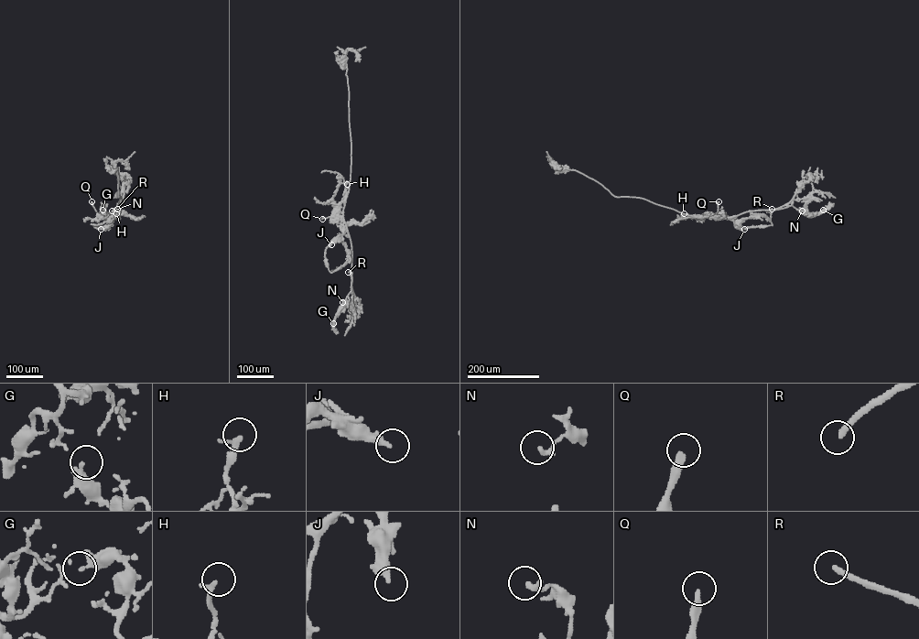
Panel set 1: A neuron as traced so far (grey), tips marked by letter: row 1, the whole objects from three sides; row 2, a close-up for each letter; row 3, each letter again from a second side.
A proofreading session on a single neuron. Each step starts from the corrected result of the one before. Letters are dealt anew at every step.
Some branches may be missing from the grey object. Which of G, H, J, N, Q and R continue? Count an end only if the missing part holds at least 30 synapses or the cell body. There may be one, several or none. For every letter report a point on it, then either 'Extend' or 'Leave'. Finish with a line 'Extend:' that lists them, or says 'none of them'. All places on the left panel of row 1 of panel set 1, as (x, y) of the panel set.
G: Place: (102, 210). Leave
H: Place: (116, 213). Leave
J: Place: (101, 229). Leave
N: Place: (112, 211). Leave
Q: Place: (91, 201). Extend
R: Place: (117, 209). Leave
Extend: Q

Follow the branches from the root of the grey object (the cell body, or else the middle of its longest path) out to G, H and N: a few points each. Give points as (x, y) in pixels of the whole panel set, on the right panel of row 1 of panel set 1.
G: (685, 213), (698, 217), (729, 218), (750, 211), (774, 210), (791, 202), (807, 217), (818, 214), (823, 210)
H: (685, 213), (695, 217), (683, 218), (684, 213)
N: (685, 213), (698, 217), (729, 218), (750, 211), (774, 210), (791, 202), (802, 211)

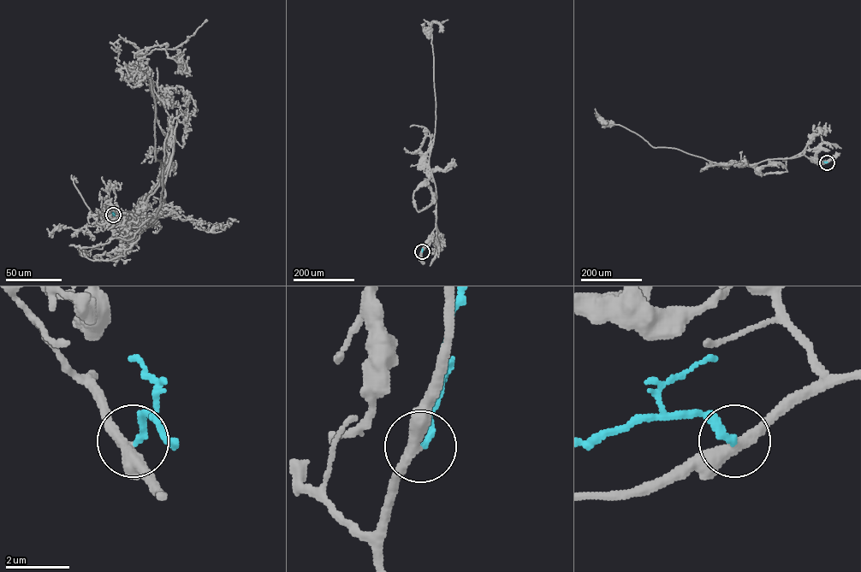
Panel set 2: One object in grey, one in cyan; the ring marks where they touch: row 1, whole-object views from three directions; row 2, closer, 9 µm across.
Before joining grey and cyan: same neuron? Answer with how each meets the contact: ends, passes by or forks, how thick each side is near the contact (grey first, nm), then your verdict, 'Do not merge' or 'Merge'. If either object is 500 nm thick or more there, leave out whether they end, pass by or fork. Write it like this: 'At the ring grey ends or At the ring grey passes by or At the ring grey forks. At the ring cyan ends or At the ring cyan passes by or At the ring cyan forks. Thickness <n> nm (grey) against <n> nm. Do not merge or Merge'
At the ring grey passes by. At the ring cyan ends. Thickness 360 nm (grey) against 200 nm. Merge

